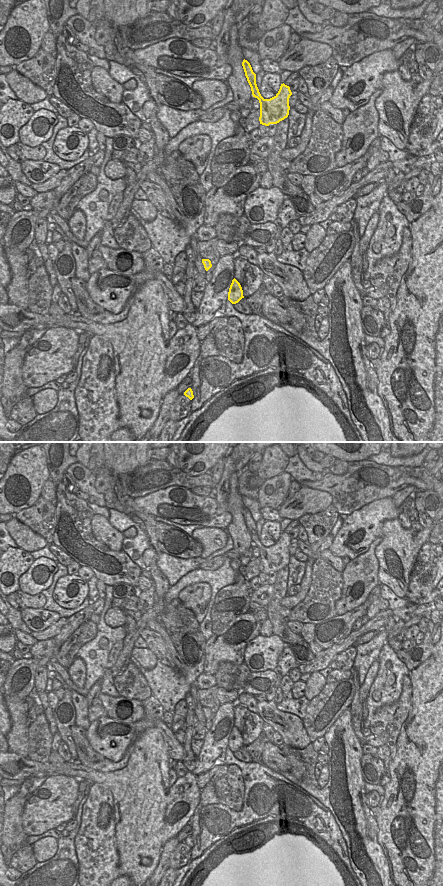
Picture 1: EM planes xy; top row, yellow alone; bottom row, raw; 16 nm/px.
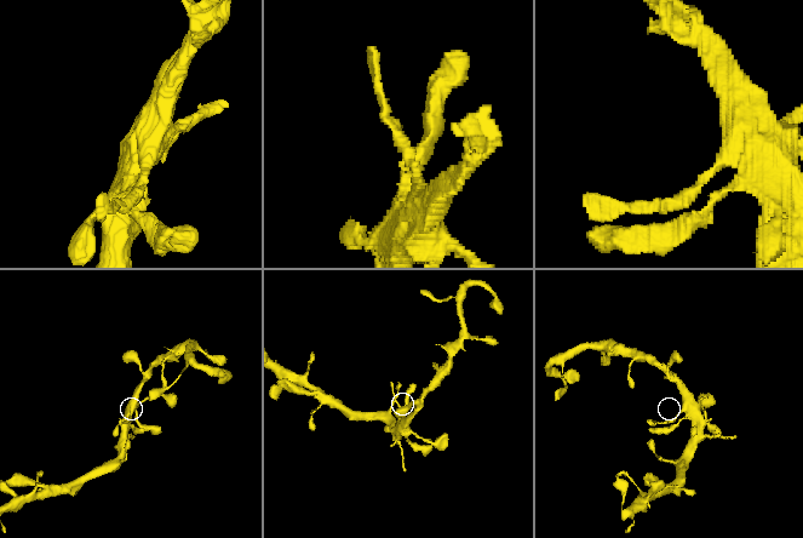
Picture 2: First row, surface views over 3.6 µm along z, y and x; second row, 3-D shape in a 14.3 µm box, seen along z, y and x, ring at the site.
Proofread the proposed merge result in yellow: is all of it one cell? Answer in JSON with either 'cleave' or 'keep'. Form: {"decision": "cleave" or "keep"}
{"decision": "keep"}

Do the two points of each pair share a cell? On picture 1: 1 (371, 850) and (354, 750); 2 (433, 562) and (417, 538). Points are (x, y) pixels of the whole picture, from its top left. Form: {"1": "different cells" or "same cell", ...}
{"1": "same cell", "2": "different cells"}

